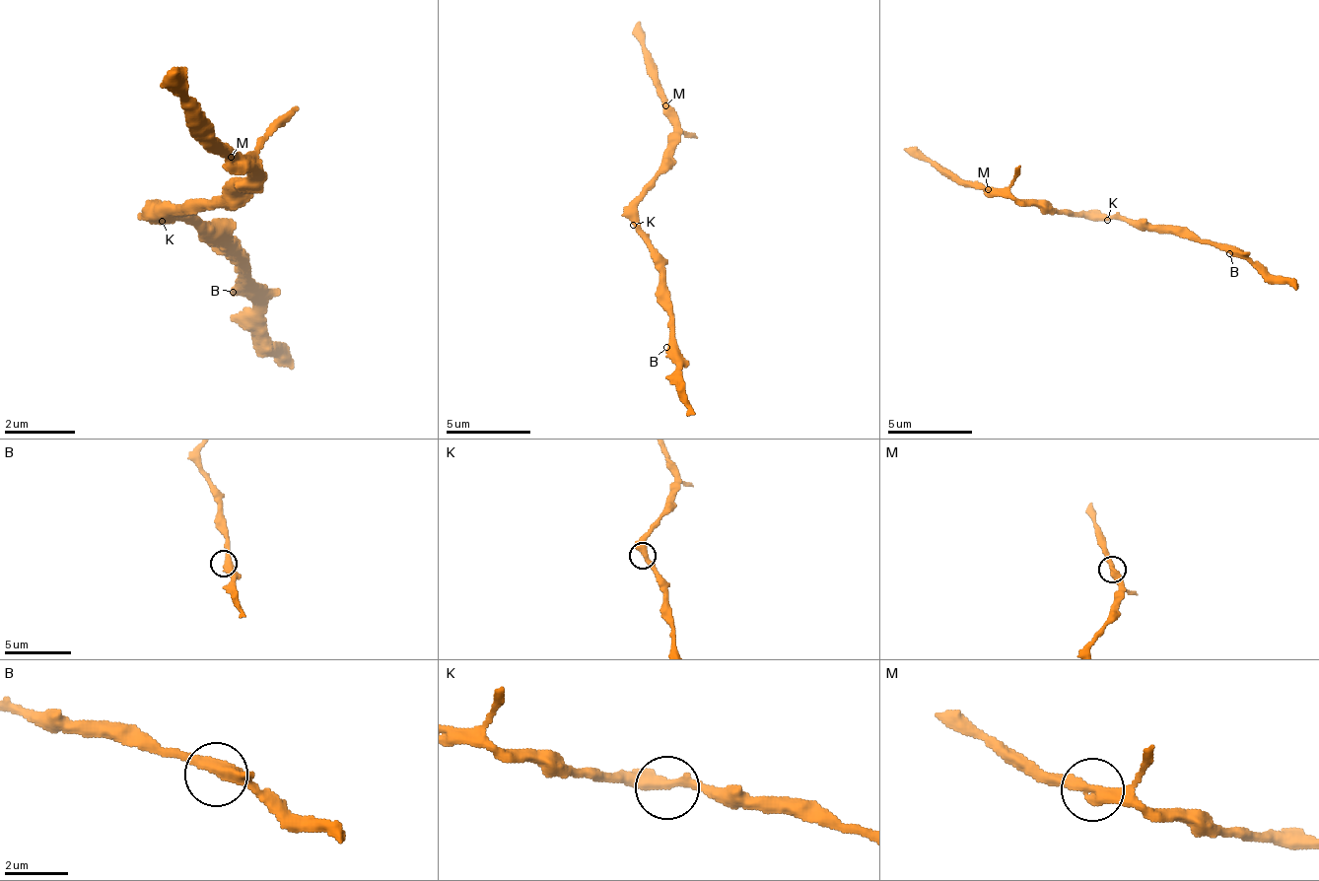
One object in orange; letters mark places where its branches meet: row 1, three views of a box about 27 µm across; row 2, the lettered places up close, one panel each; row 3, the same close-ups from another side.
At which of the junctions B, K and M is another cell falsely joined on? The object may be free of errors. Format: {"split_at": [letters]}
{"split_at": []}

